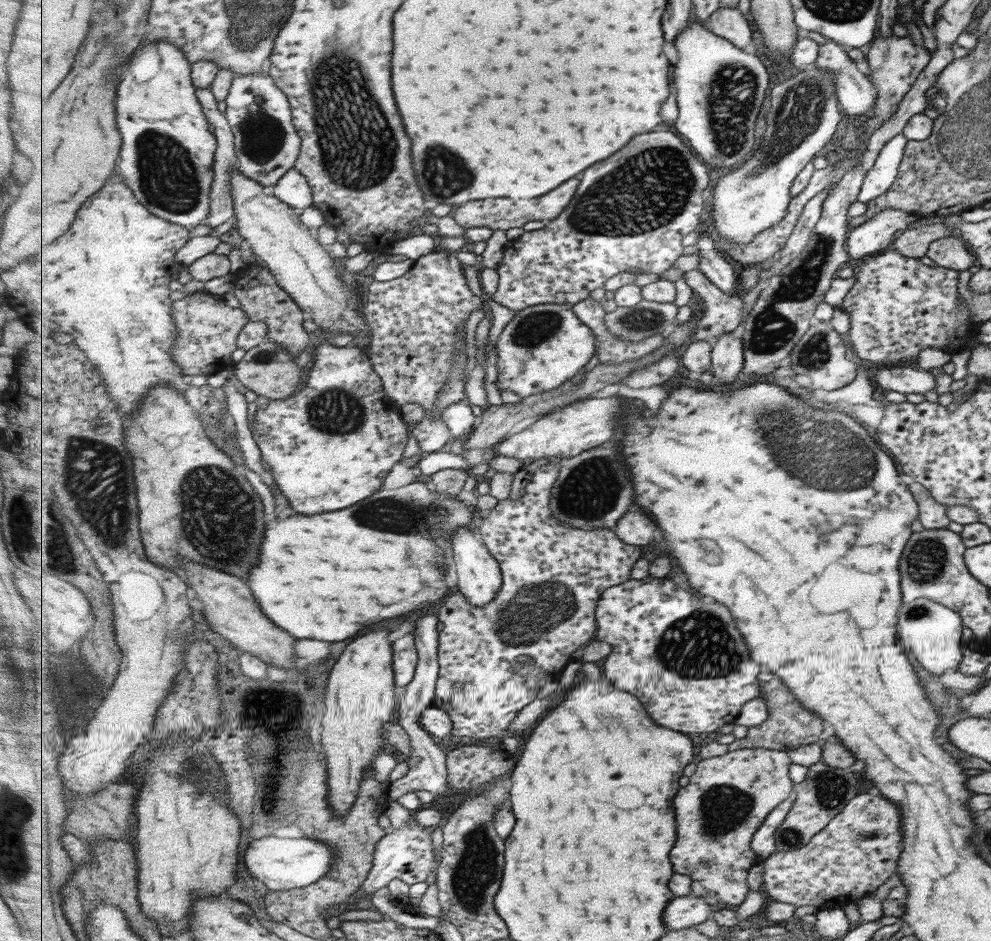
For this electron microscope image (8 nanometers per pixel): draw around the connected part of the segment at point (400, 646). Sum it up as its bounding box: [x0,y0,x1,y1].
[395,634,419,686]

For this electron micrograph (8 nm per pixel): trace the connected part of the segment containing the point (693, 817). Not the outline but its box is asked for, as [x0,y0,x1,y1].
[671,748,794,904]

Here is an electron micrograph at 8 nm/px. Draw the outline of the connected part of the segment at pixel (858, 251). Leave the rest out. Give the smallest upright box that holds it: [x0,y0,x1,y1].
[845,207,919,263]

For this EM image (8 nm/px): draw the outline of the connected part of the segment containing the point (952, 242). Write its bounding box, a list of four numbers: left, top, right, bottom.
[924,235,975,272]

